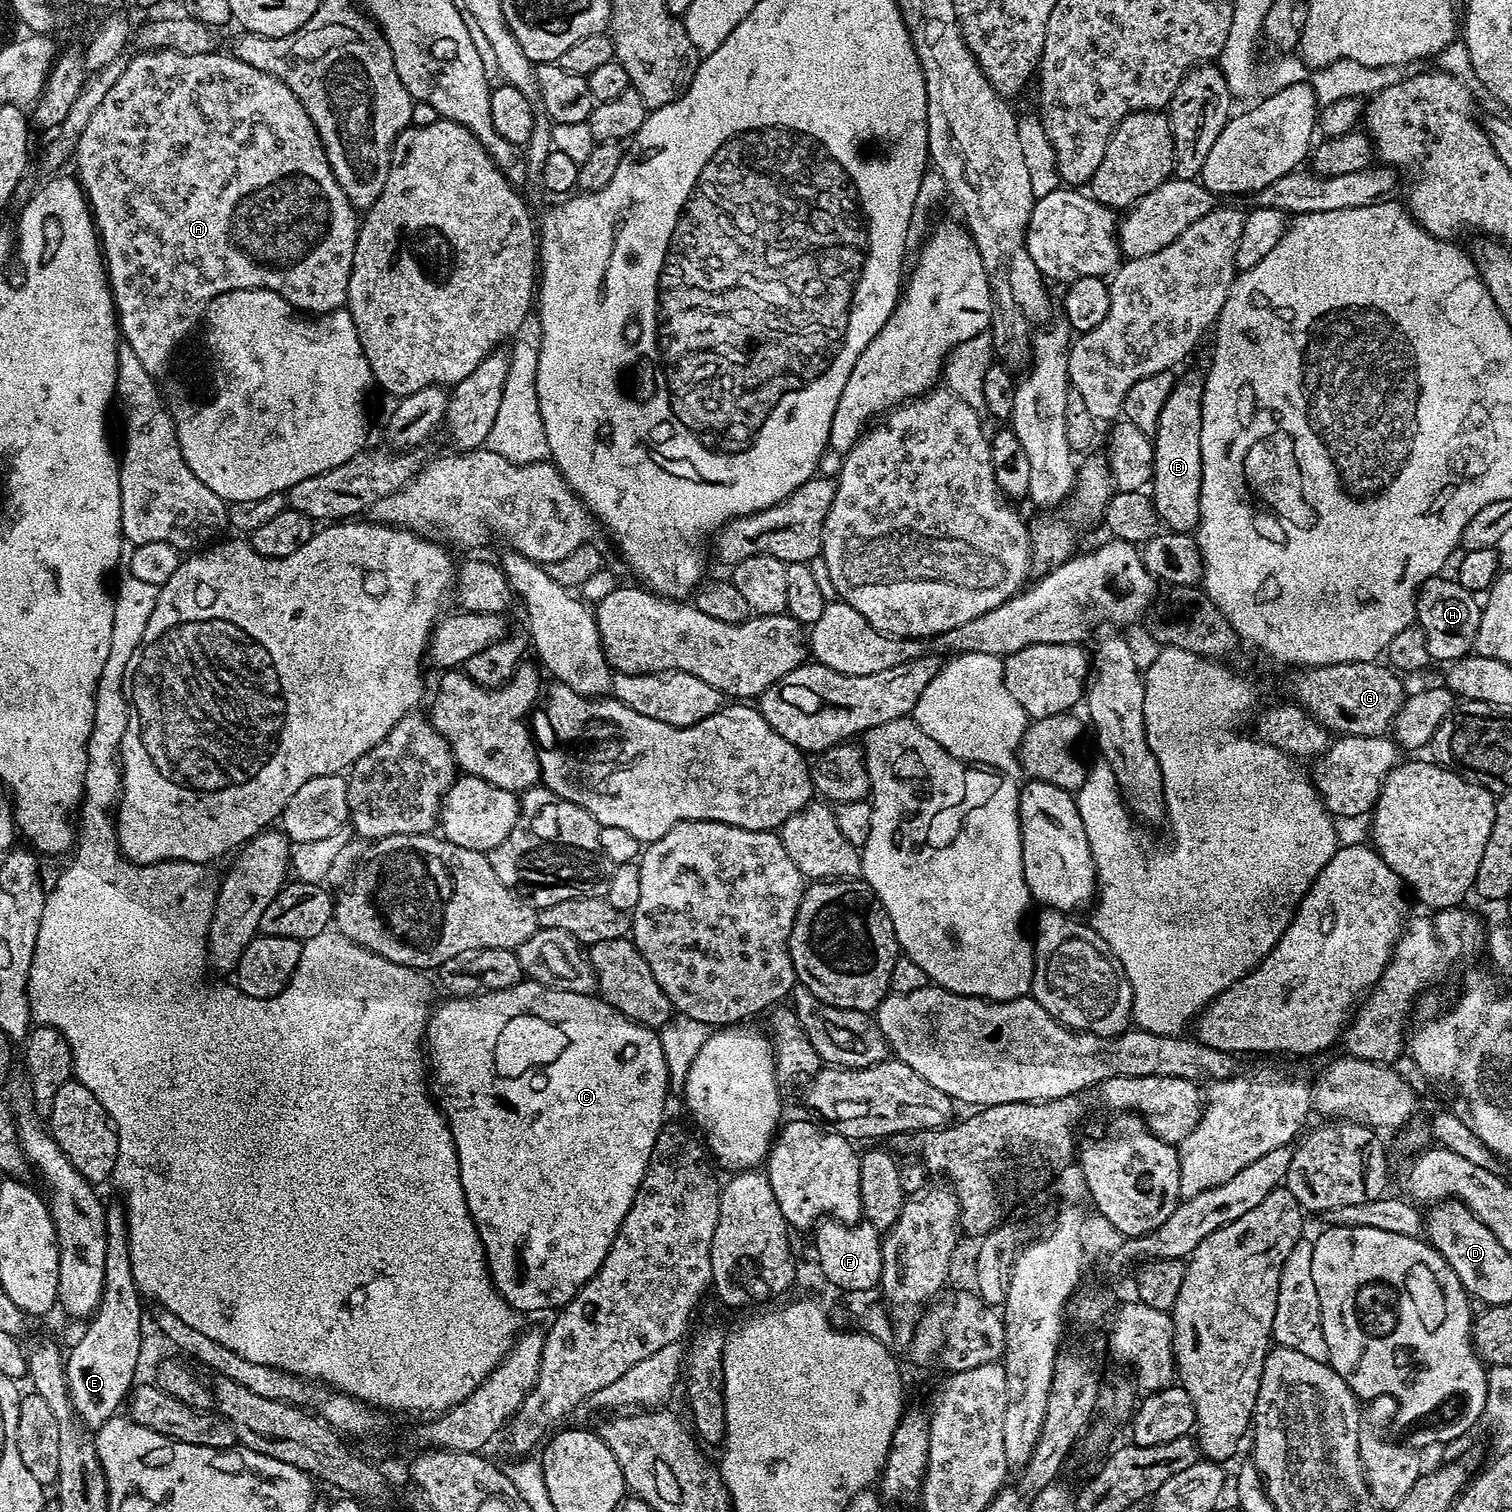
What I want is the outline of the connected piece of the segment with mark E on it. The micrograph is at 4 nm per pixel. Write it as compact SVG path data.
M109 1207L104 1213L106 1222L106 1270L100 1304L87 1321L88 1329L76 1340L72 1349L67 1349L64 1373L68 1383L70 1402L74 1406L80 1423L88 1430L101 1428L121 1411L126 1397L137 1383L136 1367L140 1364L140 1300L142 1294L134 1282L130 1250L128 1249L128 1218L123 1207Z

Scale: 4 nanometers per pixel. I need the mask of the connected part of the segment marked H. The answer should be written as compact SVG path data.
M1437 574L1422 582L1416 593L1415 623L1426 634L1426 650L1433 661L1455 662L1469 655L1476 647L1481 601L1455 578Z

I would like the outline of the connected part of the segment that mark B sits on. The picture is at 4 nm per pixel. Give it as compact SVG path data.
M1188 372L1173 383L1153 433L1154 466L1150 481L1152 505L1161 523L1174 532L1191 533L1199 527L1202 482L1202 398L1204 376Z

